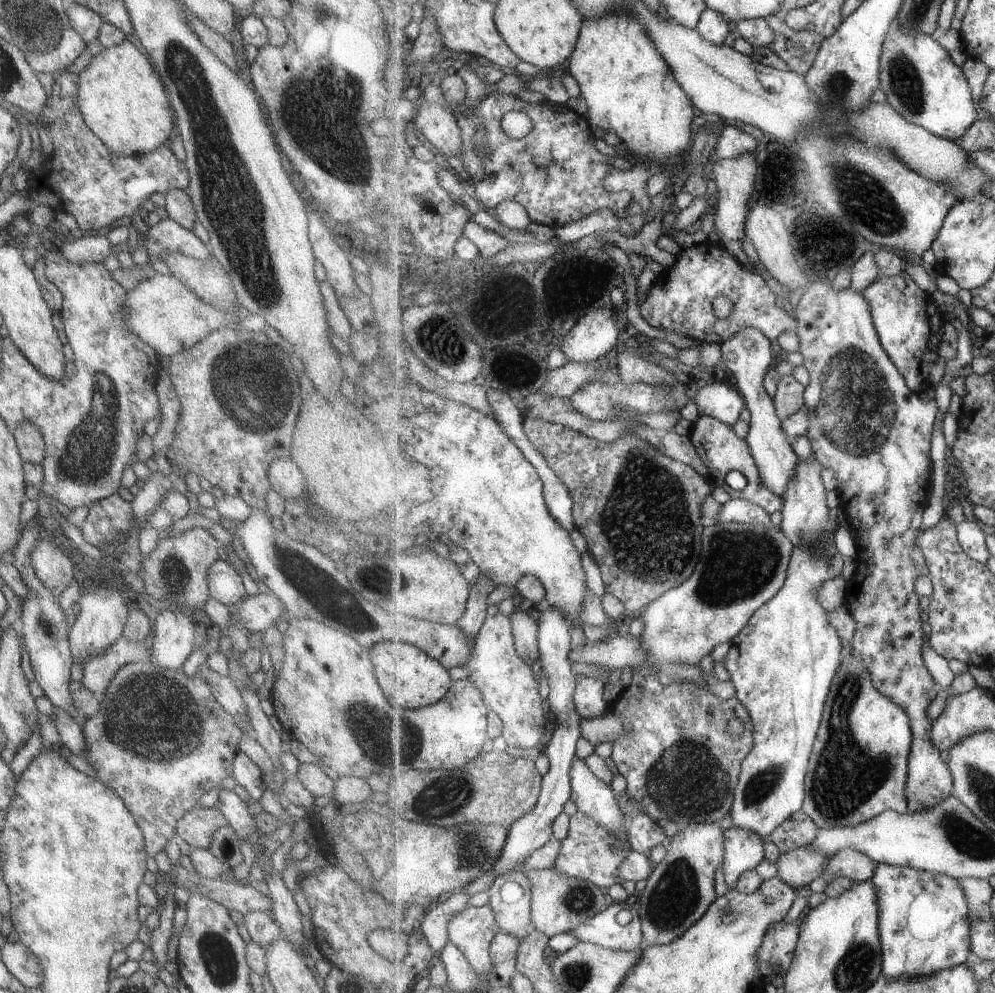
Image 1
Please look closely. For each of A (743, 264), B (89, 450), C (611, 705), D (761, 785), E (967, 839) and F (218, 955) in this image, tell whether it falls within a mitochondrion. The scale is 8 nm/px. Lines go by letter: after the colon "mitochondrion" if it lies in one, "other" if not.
A: other
B: mitochondrion
C: other
D: mitochondrion
E: mitochondrion
F: mitochondrion

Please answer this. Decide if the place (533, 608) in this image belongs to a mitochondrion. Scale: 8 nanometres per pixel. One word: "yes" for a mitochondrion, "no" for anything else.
no

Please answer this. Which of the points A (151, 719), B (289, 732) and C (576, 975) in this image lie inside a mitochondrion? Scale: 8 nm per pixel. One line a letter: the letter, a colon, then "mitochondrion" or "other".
A: mitochondrion
B: other
C: mitochondrion

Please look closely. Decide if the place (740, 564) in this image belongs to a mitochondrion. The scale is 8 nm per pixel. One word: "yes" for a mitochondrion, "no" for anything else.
yes

